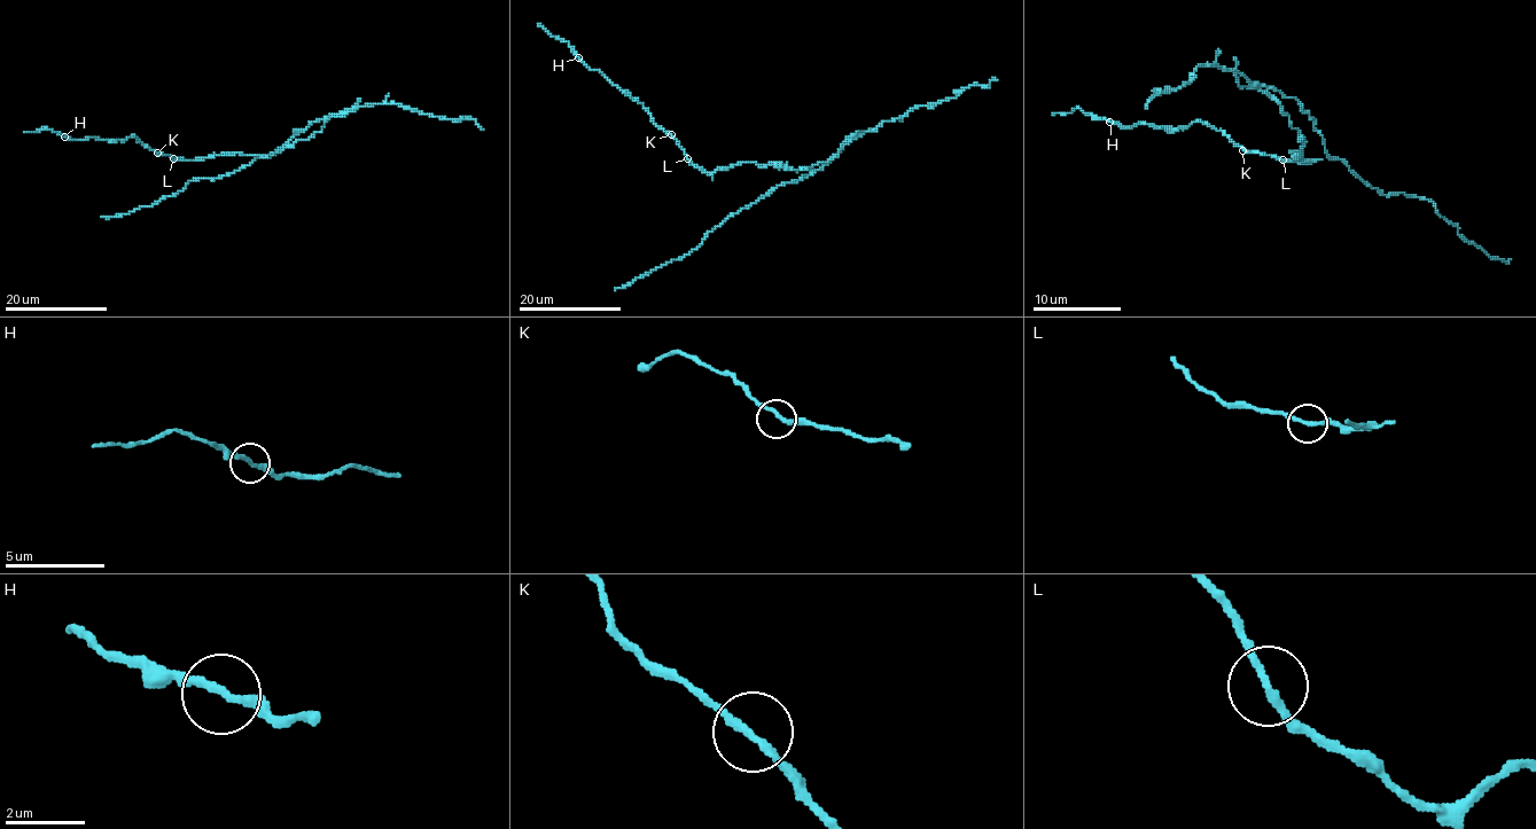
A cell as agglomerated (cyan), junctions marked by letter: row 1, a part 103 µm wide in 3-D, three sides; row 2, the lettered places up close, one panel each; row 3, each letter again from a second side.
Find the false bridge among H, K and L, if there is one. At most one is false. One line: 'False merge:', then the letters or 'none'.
False merge: L

